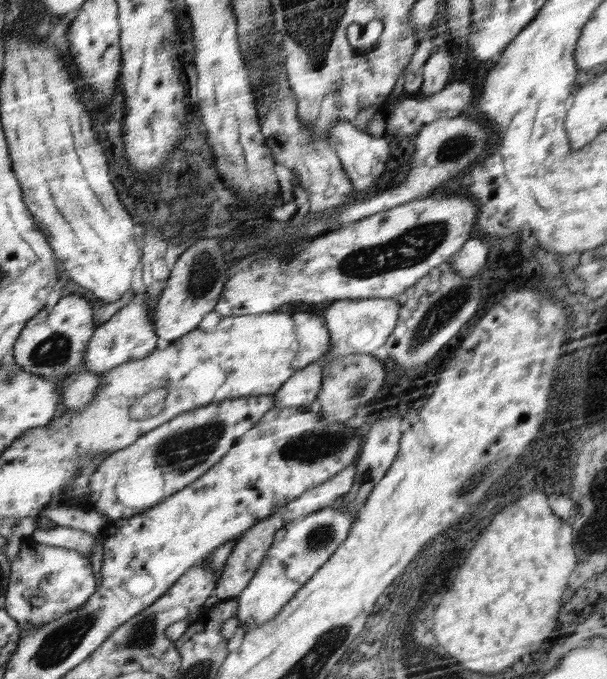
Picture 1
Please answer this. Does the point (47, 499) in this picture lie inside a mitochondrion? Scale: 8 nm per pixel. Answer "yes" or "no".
no

